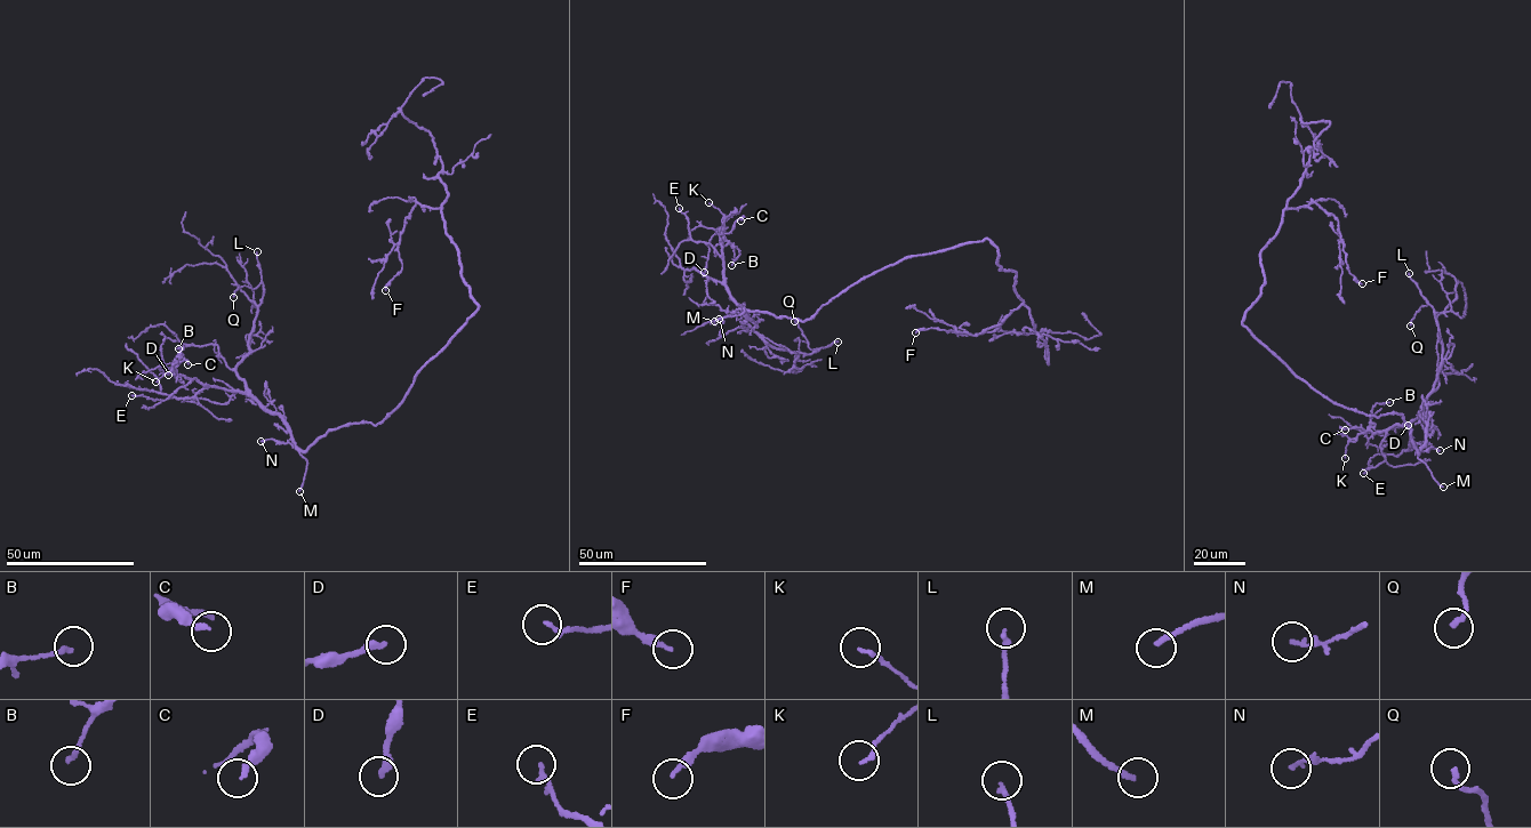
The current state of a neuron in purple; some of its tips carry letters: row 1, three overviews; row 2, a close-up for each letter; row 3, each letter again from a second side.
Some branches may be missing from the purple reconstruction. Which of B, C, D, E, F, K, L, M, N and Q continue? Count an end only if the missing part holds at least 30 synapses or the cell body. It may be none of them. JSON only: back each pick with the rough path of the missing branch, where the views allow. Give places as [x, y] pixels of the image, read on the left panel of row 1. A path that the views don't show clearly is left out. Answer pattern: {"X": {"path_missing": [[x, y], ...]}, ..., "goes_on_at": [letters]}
{"M": {"path_missing": [[299, 491], [277, 528], [269, 532], [267, 529]]}, "goes_on_at": ["M"]}

